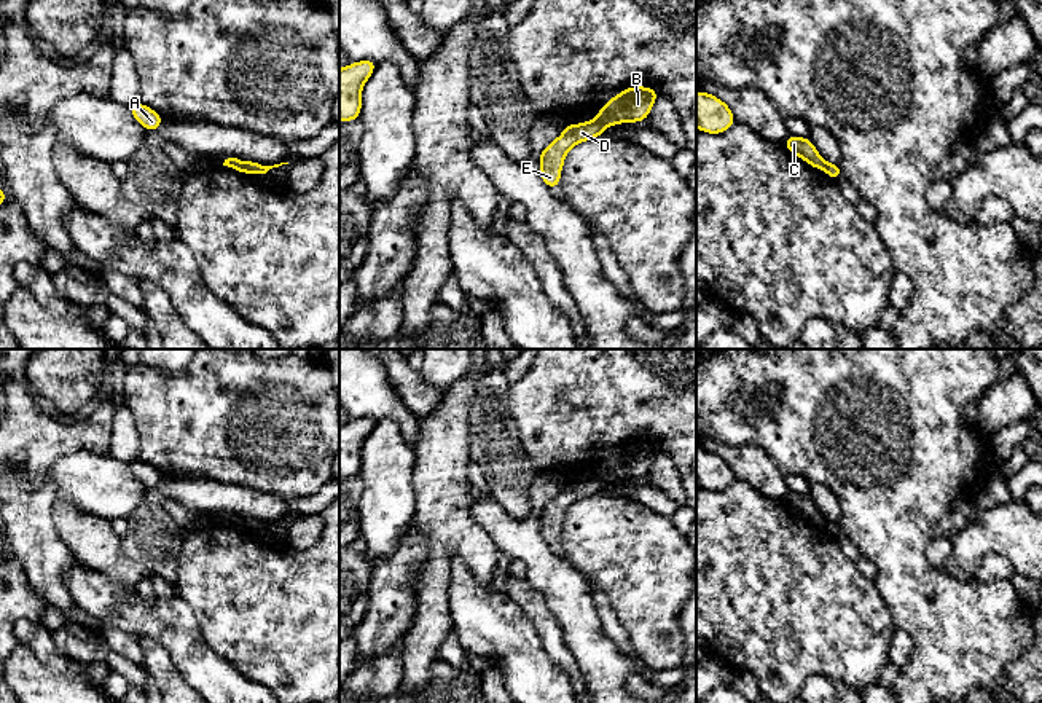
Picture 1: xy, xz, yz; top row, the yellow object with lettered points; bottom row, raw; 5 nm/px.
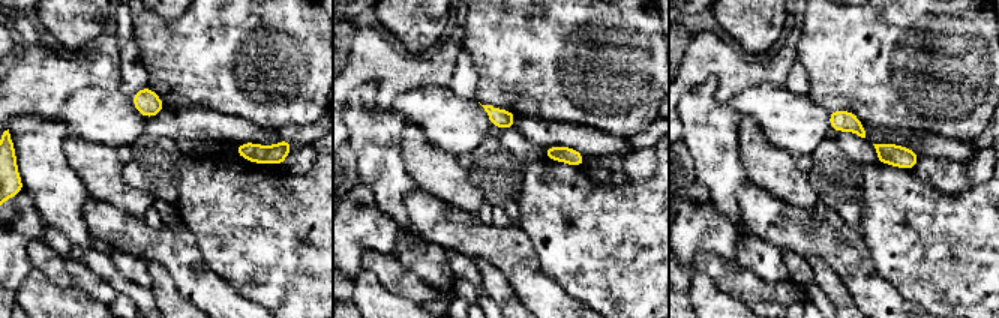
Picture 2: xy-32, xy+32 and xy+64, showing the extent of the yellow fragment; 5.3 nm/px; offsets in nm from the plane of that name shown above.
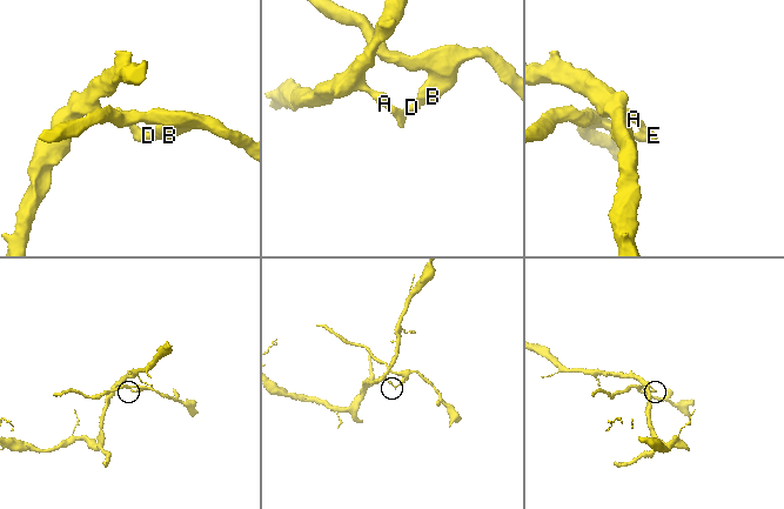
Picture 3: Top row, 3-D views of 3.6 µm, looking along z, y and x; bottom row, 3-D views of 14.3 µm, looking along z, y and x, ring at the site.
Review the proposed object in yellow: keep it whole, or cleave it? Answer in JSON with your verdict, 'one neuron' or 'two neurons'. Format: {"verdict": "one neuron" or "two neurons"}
{"verdict": "two neurons"}

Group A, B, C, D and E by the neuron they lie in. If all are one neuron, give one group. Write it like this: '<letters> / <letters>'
A D E / B C

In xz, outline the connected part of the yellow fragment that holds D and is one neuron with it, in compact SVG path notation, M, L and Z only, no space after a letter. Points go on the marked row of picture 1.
M597 118L567 124L562 134L554 139L539 156L542 180L548 188L558 188L564 158L567 151L585 140L604 135L605 124Z

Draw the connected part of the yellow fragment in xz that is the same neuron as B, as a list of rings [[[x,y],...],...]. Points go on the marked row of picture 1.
[[[628,86],[601,107],[597,120],[605,126],[645,121],[658,96],[660,92],[648,86]]]

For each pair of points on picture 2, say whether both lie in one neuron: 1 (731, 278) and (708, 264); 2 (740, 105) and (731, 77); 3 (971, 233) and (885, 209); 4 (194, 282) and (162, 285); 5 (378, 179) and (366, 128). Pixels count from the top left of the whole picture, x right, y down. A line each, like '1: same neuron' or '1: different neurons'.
1: same neuron
2: different neurons
3: same neuron
4: different neurons
5: same neuron

